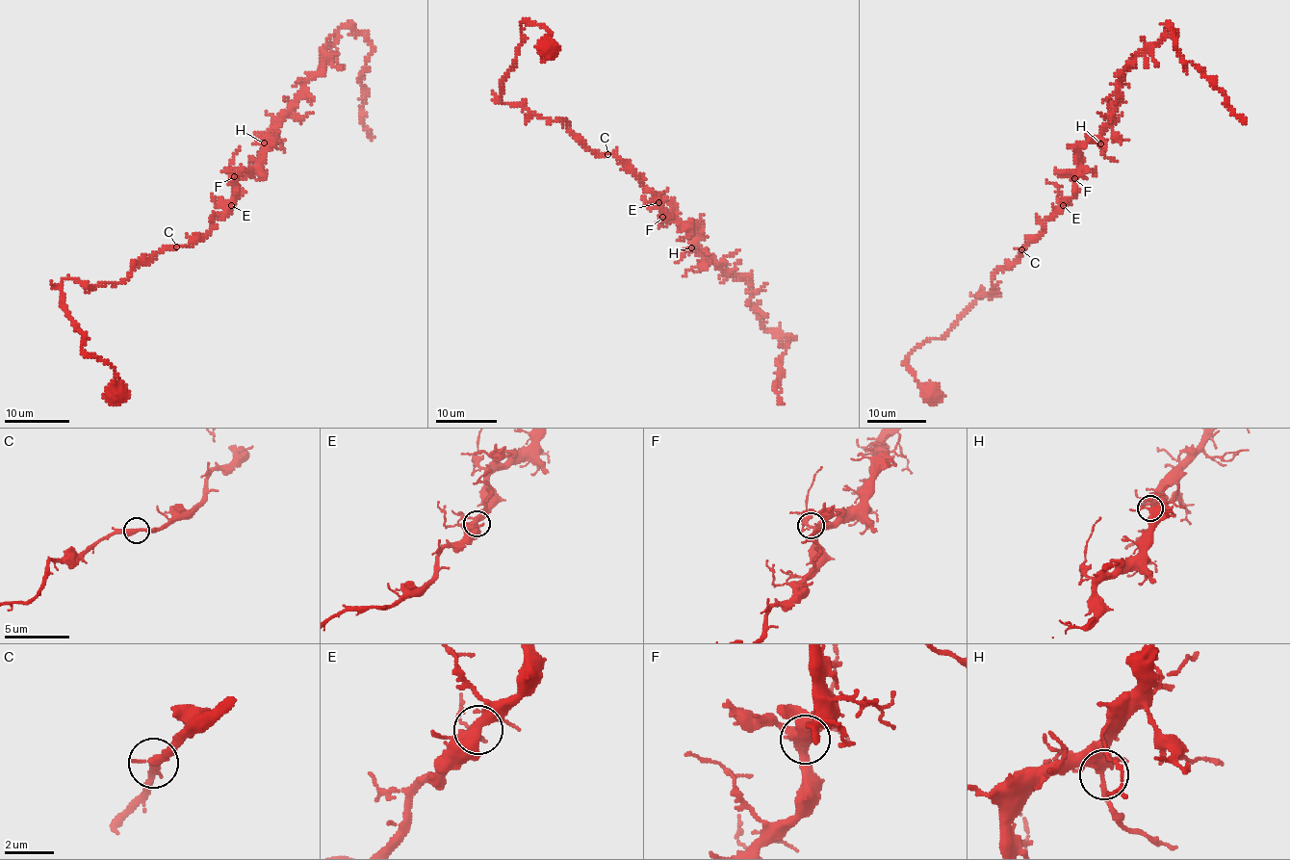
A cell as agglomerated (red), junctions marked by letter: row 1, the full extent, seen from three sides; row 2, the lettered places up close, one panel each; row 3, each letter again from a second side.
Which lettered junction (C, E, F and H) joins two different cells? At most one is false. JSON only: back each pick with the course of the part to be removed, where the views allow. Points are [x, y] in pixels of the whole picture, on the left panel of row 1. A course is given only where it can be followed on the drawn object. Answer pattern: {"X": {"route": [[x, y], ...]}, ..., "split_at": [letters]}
{"split_at": []}

